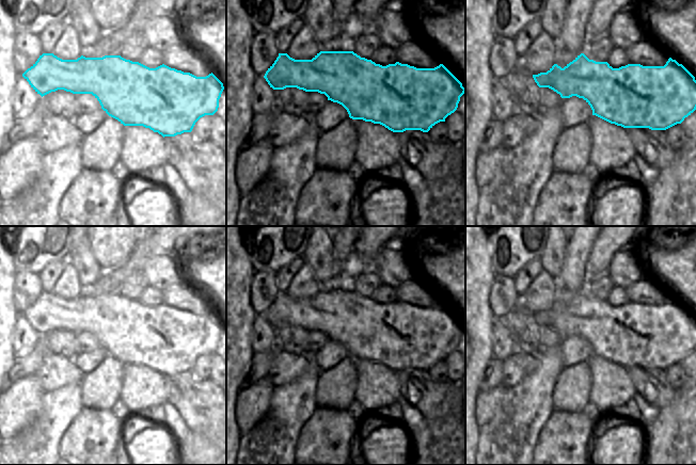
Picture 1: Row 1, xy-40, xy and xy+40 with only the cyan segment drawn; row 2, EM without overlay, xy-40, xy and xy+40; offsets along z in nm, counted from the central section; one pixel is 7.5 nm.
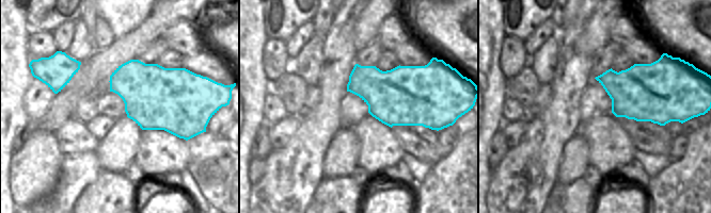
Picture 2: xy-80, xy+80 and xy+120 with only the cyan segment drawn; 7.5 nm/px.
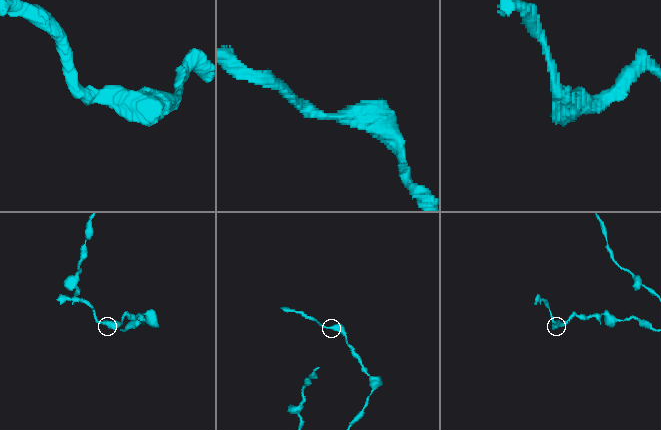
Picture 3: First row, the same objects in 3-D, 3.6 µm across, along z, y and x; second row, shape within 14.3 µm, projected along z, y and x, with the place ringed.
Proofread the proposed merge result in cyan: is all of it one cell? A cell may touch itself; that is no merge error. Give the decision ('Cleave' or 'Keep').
Keep

